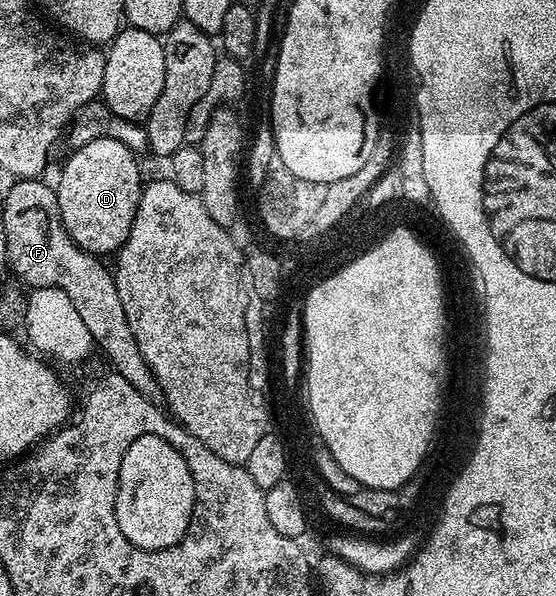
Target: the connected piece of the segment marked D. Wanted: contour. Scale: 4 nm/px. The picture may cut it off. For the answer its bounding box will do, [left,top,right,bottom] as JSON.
[54,139,142,255]

